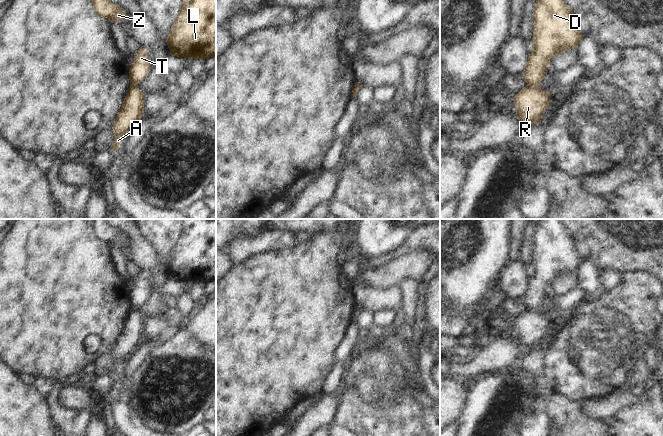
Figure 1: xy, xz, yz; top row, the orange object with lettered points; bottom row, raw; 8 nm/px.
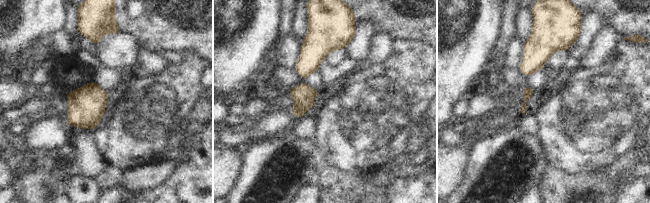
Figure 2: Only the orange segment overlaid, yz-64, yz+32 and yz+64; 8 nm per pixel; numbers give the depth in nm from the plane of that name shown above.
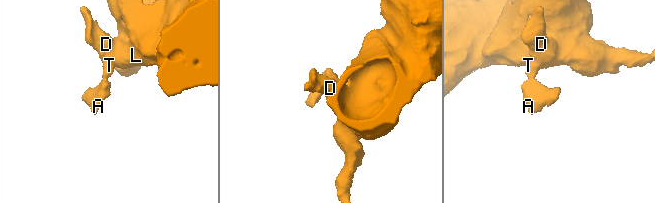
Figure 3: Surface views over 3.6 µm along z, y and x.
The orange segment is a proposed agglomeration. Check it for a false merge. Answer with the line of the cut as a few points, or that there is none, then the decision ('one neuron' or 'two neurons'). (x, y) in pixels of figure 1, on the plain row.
cut yz (535, 308), (528, 310); two neurons

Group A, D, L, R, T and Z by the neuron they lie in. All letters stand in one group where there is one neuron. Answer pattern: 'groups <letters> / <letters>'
groups A R / D L T Z

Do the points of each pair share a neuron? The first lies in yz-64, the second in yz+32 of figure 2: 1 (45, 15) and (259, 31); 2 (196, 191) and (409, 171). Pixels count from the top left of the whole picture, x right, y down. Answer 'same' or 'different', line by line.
1: same
2: different

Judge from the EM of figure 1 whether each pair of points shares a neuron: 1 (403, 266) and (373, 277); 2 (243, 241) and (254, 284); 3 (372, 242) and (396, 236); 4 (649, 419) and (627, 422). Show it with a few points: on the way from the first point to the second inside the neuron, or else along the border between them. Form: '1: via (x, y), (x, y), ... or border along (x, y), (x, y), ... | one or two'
1: via (396, 270), (380, 275) | one
2: border along (269, 250), (233, 264) | two
3: via (378, 236), (390, 236) | one
4: via (644, 422), (632, 422) | one

